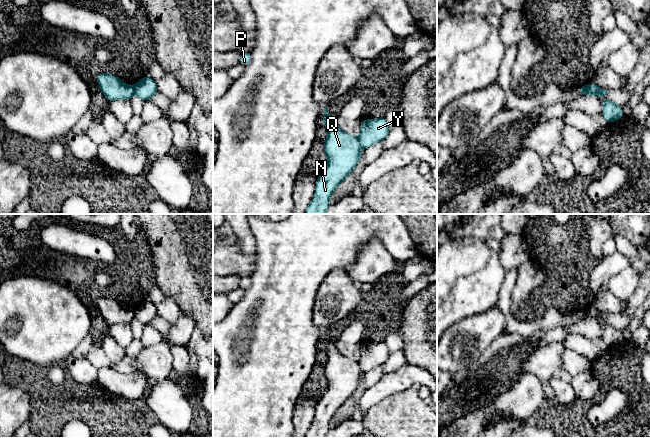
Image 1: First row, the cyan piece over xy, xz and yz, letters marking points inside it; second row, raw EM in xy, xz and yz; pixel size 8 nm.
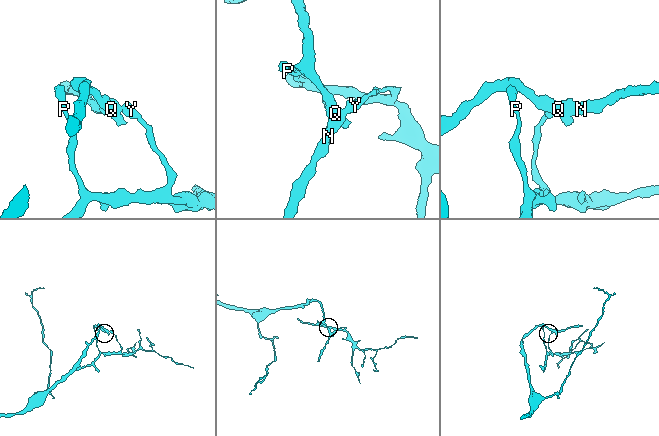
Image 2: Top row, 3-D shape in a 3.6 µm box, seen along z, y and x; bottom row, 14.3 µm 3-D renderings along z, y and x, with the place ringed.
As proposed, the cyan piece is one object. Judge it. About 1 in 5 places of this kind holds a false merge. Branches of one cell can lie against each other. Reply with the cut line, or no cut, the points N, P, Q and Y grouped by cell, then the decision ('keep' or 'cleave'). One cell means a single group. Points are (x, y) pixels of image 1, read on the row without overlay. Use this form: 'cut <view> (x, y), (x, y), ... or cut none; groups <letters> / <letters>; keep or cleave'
cut yz (591, 308), (589, 318); groups N Q / P Y; cleave

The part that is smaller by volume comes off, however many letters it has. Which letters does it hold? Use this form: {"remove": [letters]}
{"remove": ["P", "Y"]}

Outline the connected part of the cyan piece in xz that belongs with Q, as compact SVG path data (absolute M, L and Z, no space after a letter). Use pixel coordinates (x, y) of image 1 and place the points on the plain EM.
M324 331L322 344L327 357L324 368L327 389L316 405L313 424L304 438L326 438L331 419L337 410L352 397L360 386L362 377L358 362L341 354L335 340L330 338L326 331Z

